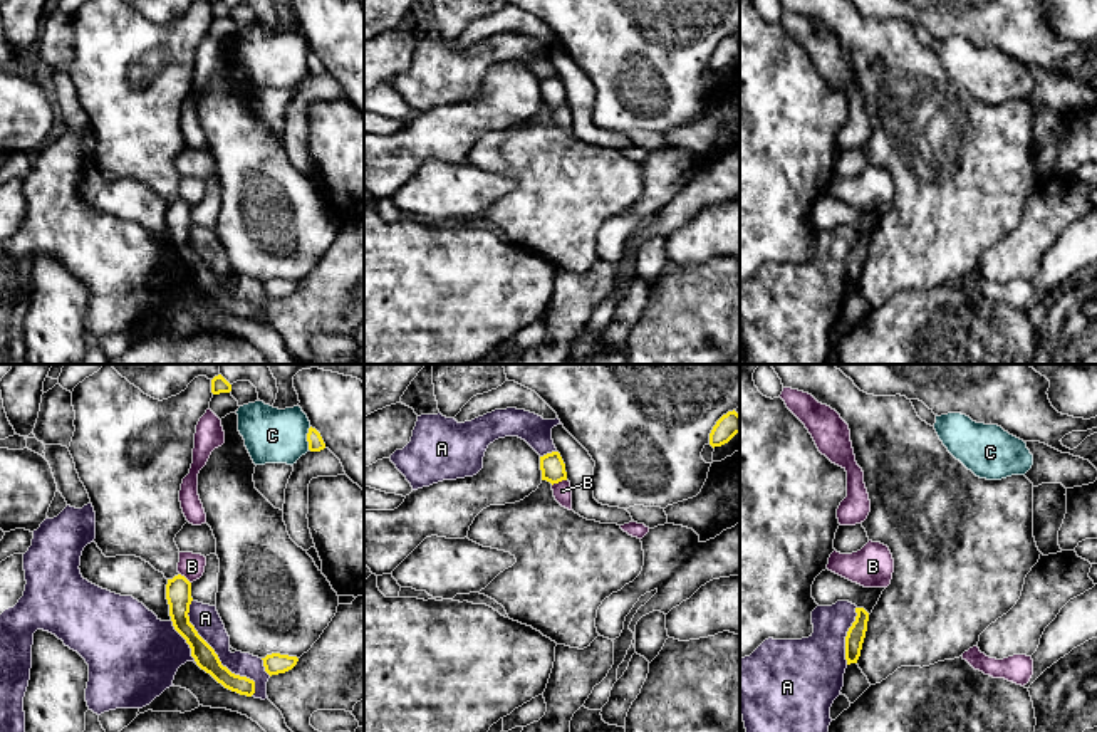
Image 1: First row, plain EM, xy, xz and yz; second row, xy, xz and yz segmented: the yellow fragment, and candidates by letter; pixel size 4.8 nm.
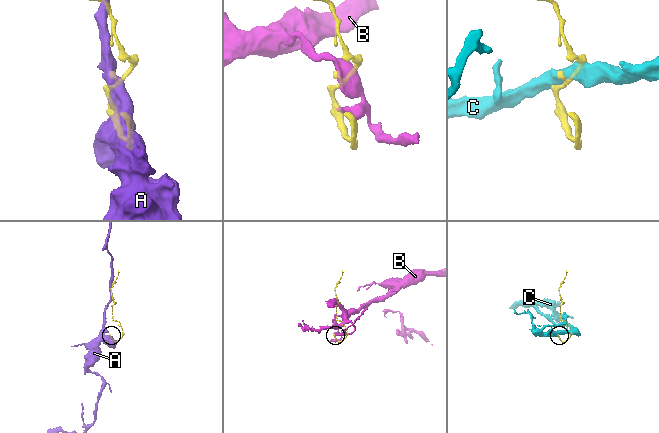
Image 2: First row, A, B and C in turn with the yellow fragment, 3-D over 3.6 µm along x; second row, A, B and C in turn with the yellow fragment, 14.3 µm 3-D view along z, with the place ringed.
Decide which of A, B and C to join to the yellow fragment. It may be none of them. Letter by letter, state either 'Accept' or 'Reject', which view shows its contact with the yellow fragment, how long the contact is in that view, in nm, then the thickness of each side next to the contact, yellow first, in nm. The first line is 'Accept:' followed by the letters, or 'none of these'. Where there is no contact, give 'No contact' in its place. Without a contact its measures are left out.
Accept: B
A: Reject. Touches yellow in xy. Shared border 550 nm. Thickness 110 nm (yellow) against 140 nm
B: Accept. Touches yellow in xz. Shared border 80 nm. Thickness 120 nm (yellow) against 90 nm
C: Reject. Touches yellow in xy. Shared border 110 nm. Thickness 80 nm (yellow) against 260 nm

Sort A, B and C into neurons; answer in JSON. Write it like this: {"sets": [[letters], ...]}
{"sets": [["A"], ["B"], ["C"]]}

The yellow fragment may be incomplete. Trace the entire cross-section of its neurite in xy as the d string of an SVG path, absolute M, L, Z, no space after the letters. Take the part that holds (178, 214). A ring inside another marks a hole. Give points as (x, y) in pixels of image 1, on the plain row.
M179 176L178 200L168 203L166 223L169 228L169 240L174 254L186 264L191 272L191 280L196 289L210 297L225 312L240 319L252 321L255 317L255 306L231 297L221 289L215 274L198 259L190 247L191 207L200 203L205 196L206 181L193 176Z

